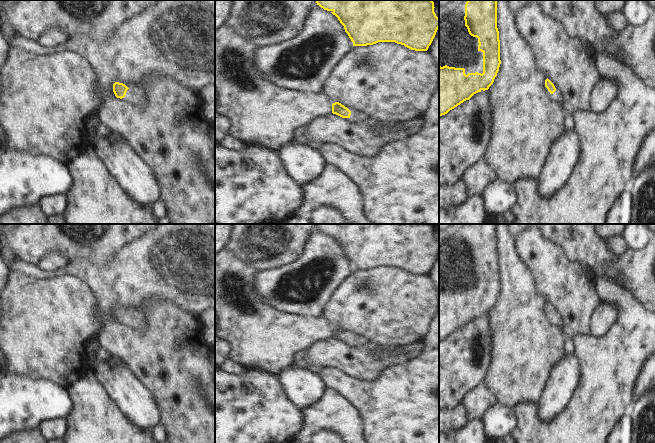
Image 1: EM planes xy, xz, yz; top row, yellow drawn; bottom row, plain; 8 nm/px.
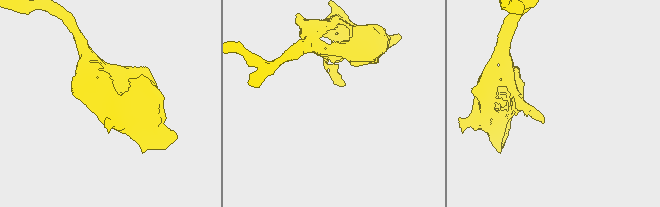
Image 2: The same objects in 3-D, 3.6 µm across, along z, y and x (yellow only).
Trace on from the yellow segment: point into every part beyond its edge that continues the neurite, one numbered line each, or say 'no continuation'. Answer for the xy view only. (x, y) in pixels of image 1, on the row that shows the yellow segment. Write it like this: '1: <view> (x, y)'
1: xy (134, 95).

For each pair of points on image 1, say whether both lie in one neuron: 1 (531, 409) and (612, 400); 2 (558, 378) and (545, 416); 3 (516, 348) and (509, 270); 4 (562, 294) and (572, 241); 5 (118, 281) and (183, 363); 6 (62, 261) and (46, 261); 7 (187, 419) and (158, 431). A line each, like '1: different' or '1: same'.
1: same
2: same
3: same
4: different
5: different
6: same
7: different

